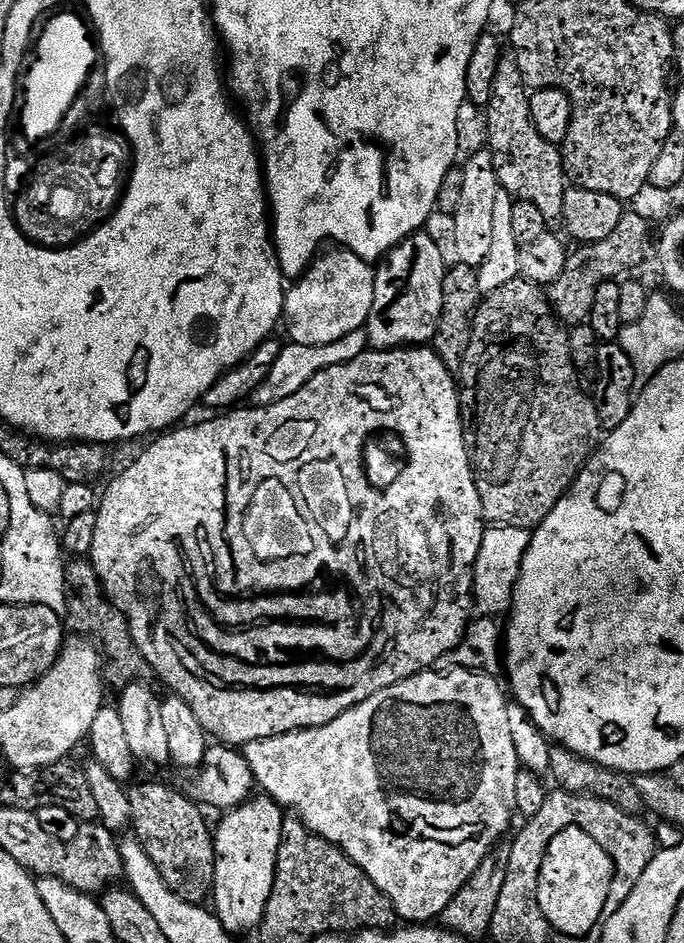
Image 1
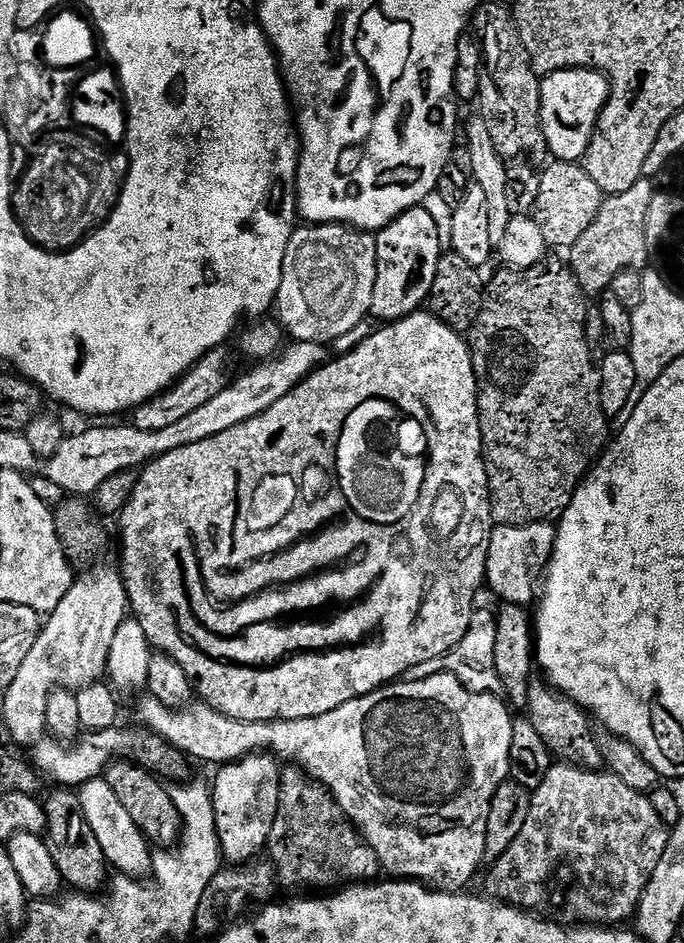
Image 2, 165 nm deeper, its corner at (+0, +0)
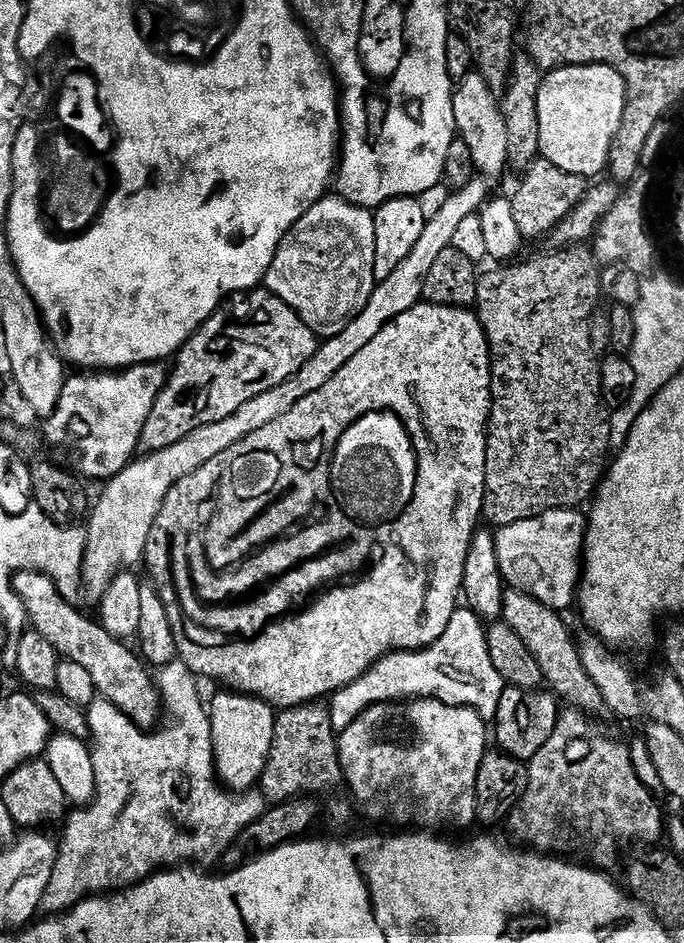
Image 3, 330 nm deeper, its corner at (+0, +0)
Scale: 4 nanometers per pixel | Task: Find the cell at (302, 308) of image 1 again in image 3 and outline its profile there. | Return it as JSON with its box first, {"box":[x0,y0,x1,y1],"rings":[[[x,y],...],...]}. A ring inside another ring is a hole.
{"box":[263,195,378,338],"rings":[[[329,195],[327,198],[317,202],[317,204],[284,235],[282,242],[278,246],[278,250],[274,254],[274,262],[270,262],[270,270],[264,276],[263,287],[267,289],[267,291],[273,292],[278,298],[282,298],[282,302],[286,306],[290,306],[290,310],[294,310],[294,314],[298,314],[298,318],[302,318],[302,322],[306,322],[306,326],[310,326],[310,330],[314,330],[317,337],[327,338],[342,334],[342,330],[346,330],[346,326],[350,326],[350,322],[354,322],[354,318],[358,318],[358,314],[364,309],[366,302],[370,298],[370,294],[377,286],[378,282],[374,278],[375,241],[373,213],[367,208],[359,208],[359,206],[351,200],[340,199],[339,195]]]}

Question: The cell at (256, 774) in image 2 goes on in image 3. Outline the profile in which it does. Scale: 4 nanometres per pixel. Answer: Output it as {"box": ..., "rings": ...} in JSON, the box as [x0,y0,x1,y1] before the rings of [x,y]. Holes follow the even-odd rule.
{"box":[210,690,277,794],"rings":[[[220,690],[210,700],[212,718],[212,745],[216,750],[216,773],[223,787],[243,794],[255,789],[264,779],[270,746],[274,742],[277,709],[265,700],[248,696],[244,692]]]}

